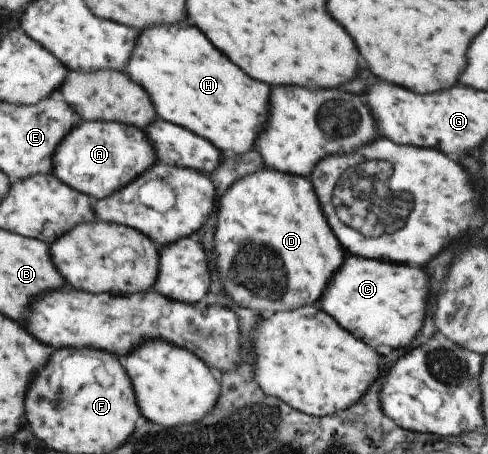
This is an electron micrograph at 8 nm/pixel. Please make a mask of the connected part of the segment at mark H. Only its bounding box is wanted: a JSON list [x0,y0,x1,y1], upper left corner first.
[126,22,270,153]

